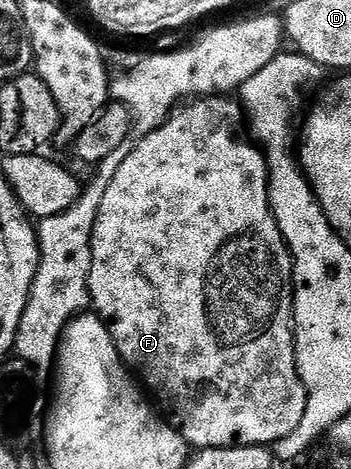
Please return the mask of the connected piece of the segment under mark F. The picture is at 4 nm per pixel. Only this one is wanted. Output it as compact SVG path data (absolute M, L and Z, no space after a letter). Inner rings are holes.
M227 94L201 96L176 107L162 126L153 130L153 134L142 137L136 143L139 145L127 152L125 162L121 162L121 170L113 174L113 182L109 182L105 198L101 198L101 210L91 239L89 290L94 315L107 324L124 364L142 381L146 391L159 399L158 407L165 413L166 419L195 450L258 444L273 446L285 438L285 434L293 434L293 430L301 426L307 405L307 391L299 377L295 357L293 258L269 202L267 157L258 143L239 133L239 120L241 124L243 119L242 104Z

